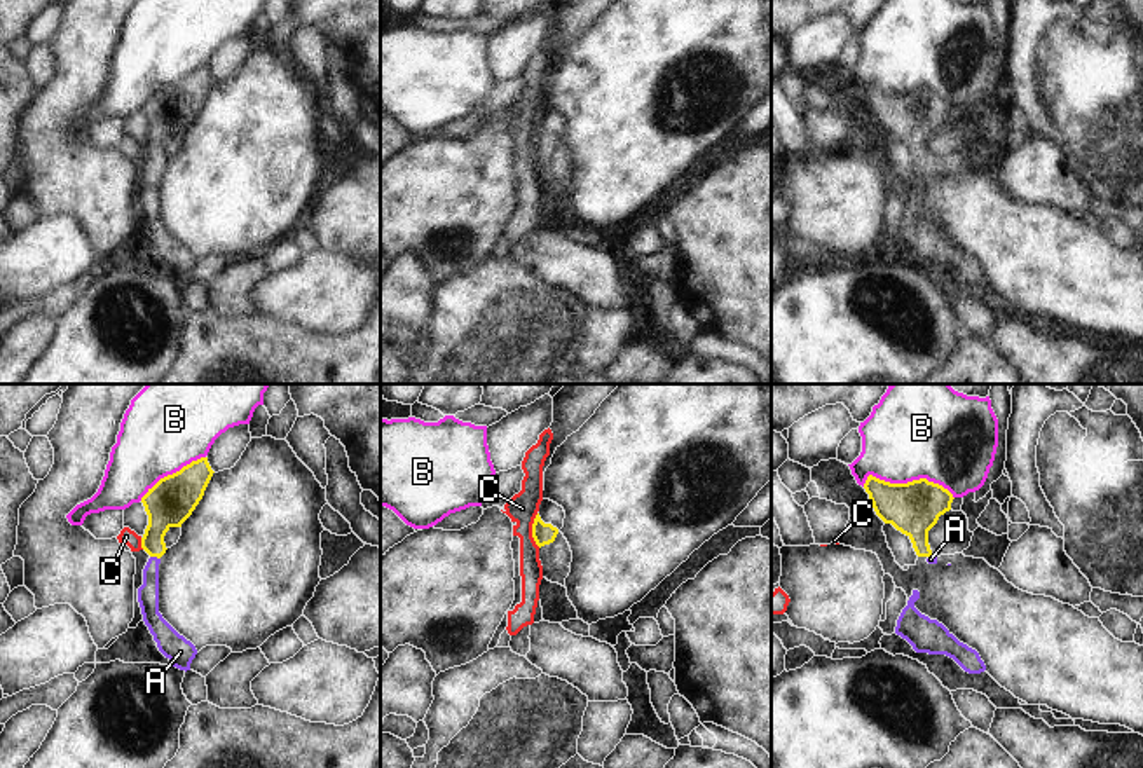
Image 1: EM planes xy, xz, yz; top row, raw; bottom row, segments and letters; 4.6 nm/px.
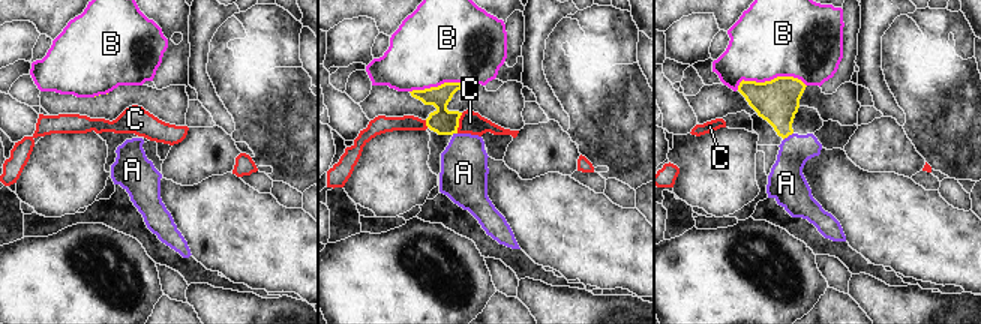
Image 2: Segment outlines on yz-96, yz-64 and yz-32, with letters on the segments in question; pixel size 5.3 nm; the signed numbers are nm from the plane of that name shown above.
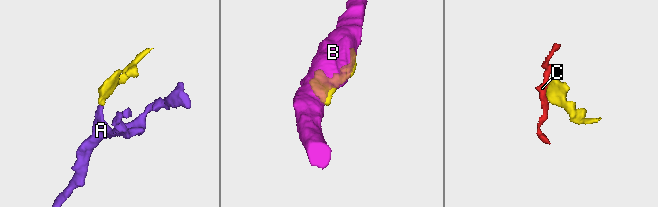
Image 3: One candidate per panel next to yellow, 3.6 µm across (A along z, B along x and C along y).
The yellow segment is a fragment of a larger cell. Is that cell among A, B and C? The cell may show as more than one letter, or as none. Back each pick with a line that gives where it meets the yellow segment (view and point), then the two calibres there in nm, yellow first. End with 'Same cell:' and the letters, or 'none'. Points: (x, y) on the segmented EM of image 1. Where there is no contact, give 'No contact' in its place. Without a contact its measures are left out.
A: Touches yellow at xy (156, 555). Thickness 220 nm (yellow) against 100 nm
Same cell: A.

